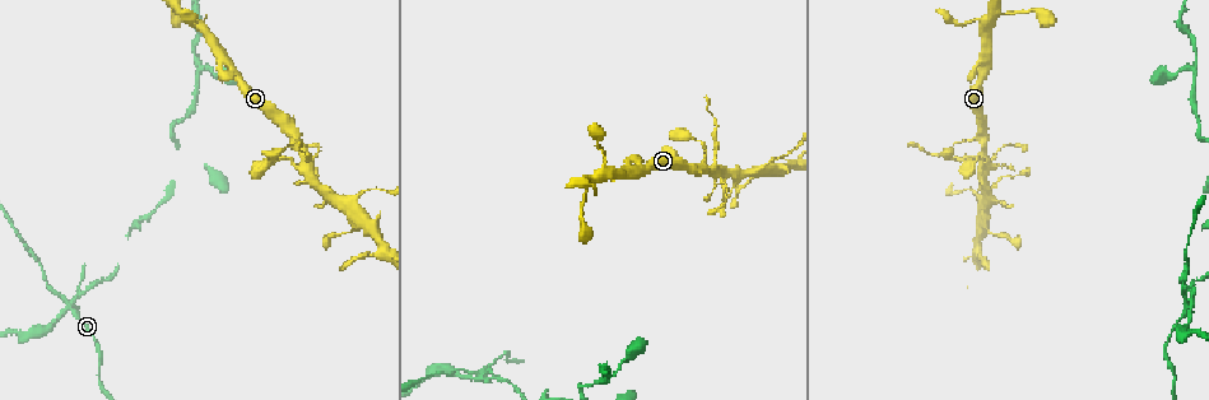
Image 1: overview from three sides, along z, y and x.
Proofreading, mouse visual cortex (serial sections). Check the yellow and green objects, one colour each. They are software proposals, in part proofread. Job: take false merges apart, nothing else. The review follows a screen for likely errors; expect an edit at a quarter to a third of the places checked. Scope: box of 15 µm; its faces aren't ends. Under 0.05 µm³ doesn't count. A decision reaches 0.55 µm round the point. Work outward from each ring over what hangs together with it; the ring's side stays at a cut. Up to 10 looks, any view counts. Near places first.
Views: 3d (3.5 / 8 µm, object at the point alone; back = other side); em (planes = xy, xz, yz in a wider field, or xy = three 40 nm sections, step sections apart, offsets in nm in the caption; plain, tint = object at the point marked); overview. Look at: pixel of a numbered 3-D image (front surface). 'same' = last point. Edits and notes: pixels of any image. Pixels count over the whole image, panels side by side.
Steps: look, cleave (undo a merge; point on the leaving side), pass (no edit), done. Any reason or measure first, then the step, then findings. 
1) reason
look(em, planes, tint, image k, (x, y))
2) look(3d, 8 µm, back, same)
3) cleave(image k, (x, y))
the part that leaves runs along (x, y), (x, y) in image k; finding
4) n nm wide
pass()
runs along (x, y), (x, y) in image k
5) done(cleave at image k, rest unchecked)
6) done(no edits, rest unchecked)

four-way junction
look(3d, 3.5 µm, image 1, (1190, 300))

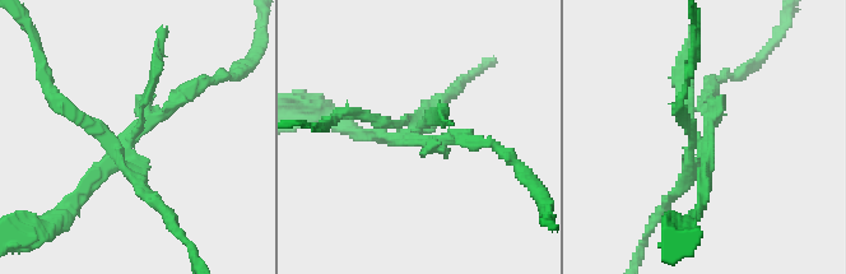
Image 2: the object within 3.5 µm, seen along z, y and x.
look(em, xy, step 2, tint, image 2, (139, 133))

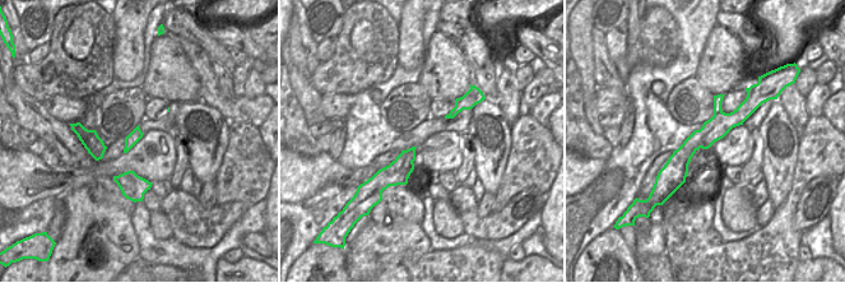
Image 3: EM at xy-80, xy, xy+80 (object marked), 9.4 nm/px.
cleave(image 2, (710, 108))
the part that leaves runs along (698, 158), (702, 205), (679, 228) in image 2; two cells meet here

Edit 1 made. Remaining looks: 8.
sudden change in width
look(3d, 3.5 µm, image 1, (603, 164))

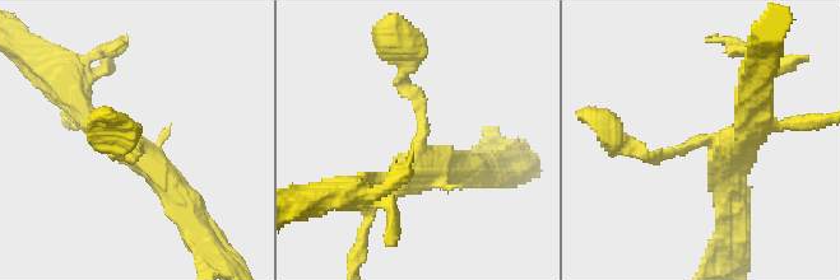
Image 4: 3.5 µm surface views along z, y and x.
3 arms; arms of 150, 300, 350 nm
look(em, xy, step 1, tint, image 4, (419, 133))

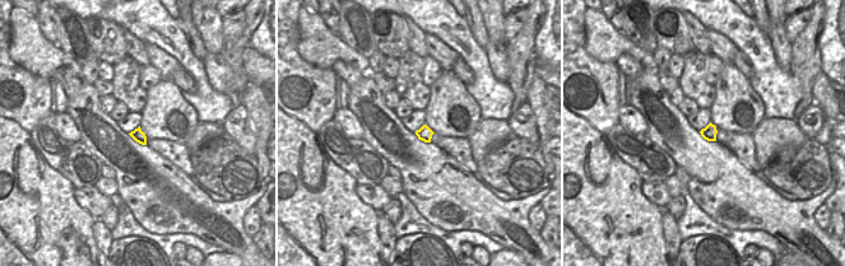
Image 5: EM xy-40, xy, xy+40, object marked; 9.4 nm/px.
pass()
runs along (170, 186), (119, 146) in image 4; continuous, no second cell

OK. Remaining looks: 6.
looks like a crossing
look(em, xy, step 1, tint, image 1, (714, 172))

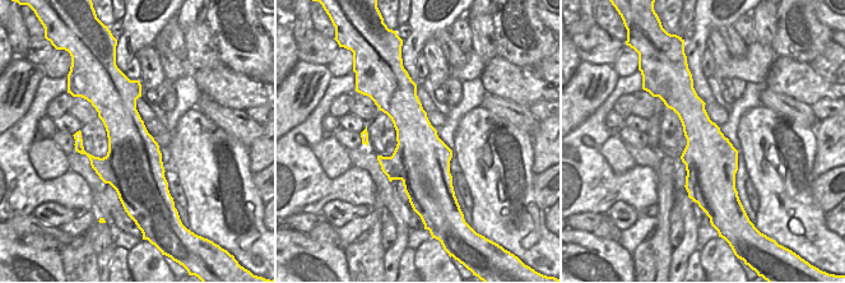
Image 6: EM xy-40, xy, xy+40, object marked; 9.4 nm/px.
look(3d, 3.5 µm, back, same)

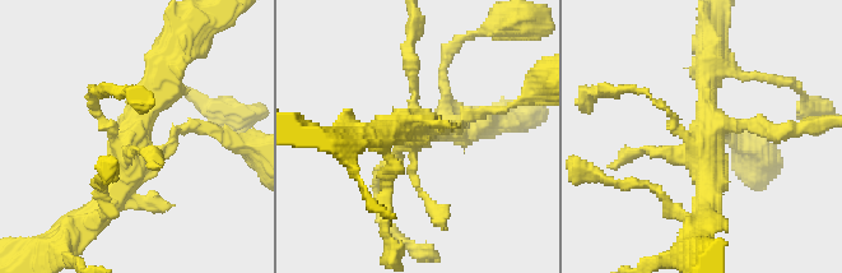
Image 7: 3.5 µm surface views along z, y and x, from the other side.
cleave(image 7, (406, 54))
the part that leaves runs along (414, 95), (414, 26) in image 7; two cells meet here

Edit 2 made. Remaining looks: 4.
look(overview)

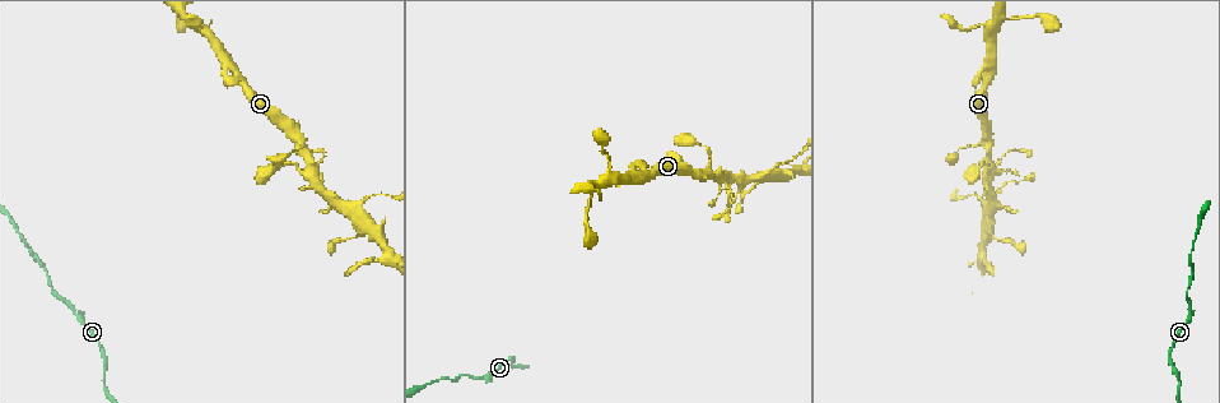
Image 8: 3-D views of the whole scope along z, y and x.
small branch off a trunk
look(3d, 3.5 µm, image 8, (764, 173))

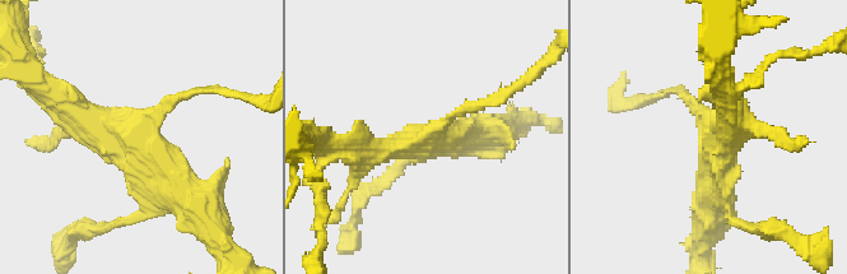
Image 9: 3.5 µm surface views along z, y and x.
shape alone is not enough
look(em, xy, step 3, tint, image 9, (142, 149))

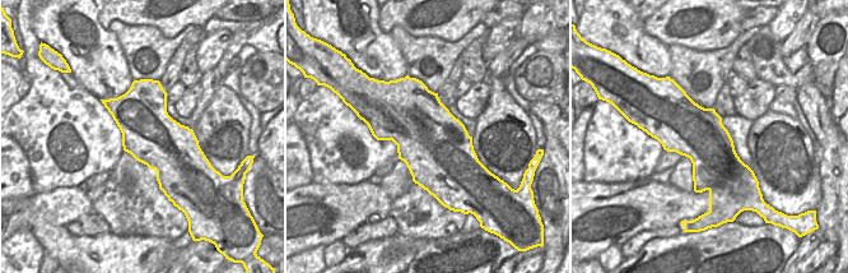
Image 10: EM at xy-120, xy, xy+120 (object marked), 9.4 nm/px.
650 nm wide
pass()
runs along (73, 112), (131, 136), (201, 214) in image 9; one cell here

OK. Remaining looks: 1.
done(cleave at image 2, cleave at image 7, rest unchecked)

